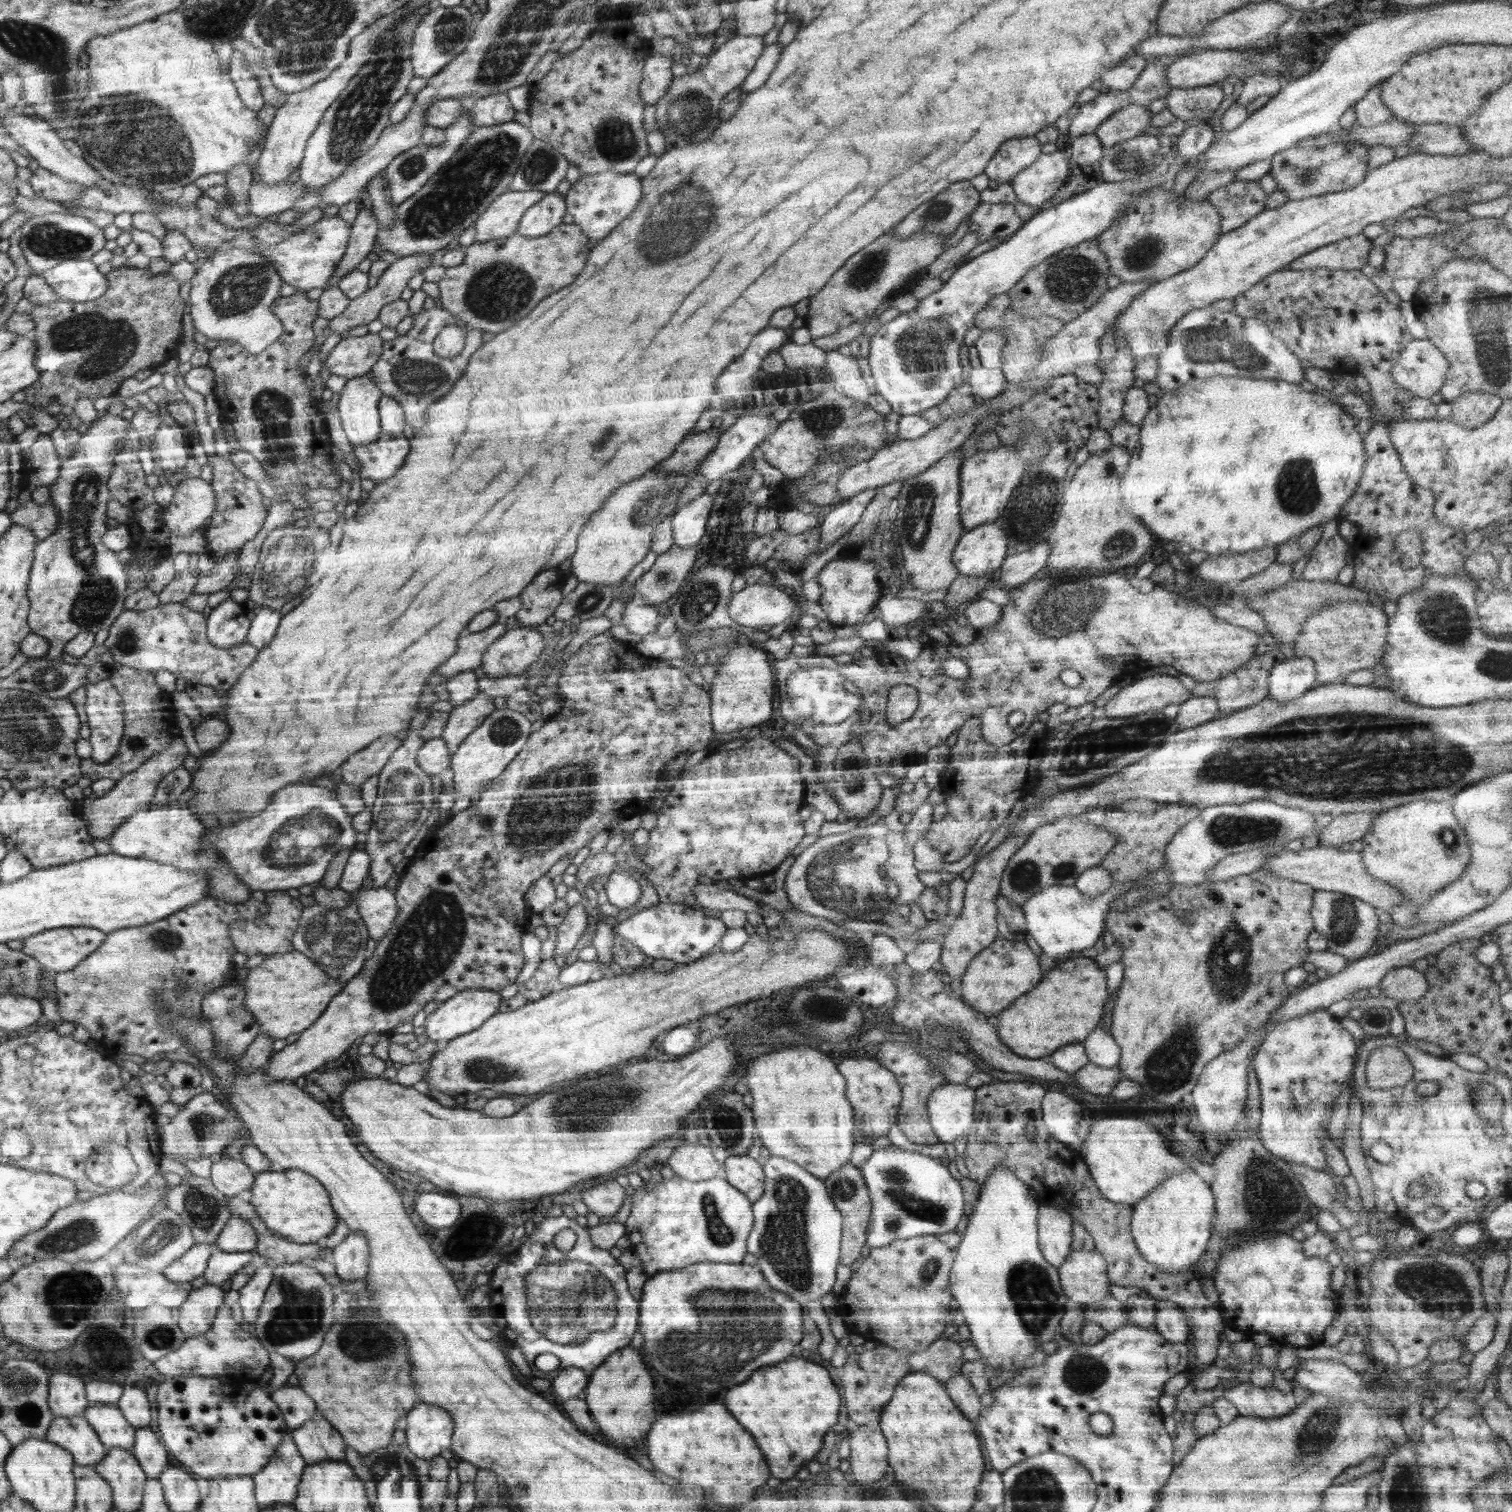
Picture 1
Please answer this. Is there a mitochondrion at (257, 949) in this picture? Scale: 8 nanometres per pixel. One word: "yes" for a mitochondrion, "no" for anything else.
no

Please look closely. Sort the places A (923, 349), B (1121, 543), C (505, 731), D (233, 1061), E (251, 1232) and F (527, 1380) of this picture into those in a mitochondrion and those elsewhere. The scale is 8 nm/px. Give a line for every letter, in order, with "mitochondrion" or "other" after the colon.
A: mitochondrion
B: mitochondrion
C: mitochondrion
D: other
E: other
F: other

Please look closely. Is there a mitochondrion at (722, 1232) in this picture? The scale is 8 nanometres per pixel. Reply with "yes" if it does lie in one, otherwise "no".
yes

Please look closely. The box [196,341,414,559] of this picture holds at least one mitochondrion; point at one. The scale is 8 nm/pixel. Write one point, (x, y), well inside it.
(273, 411)

